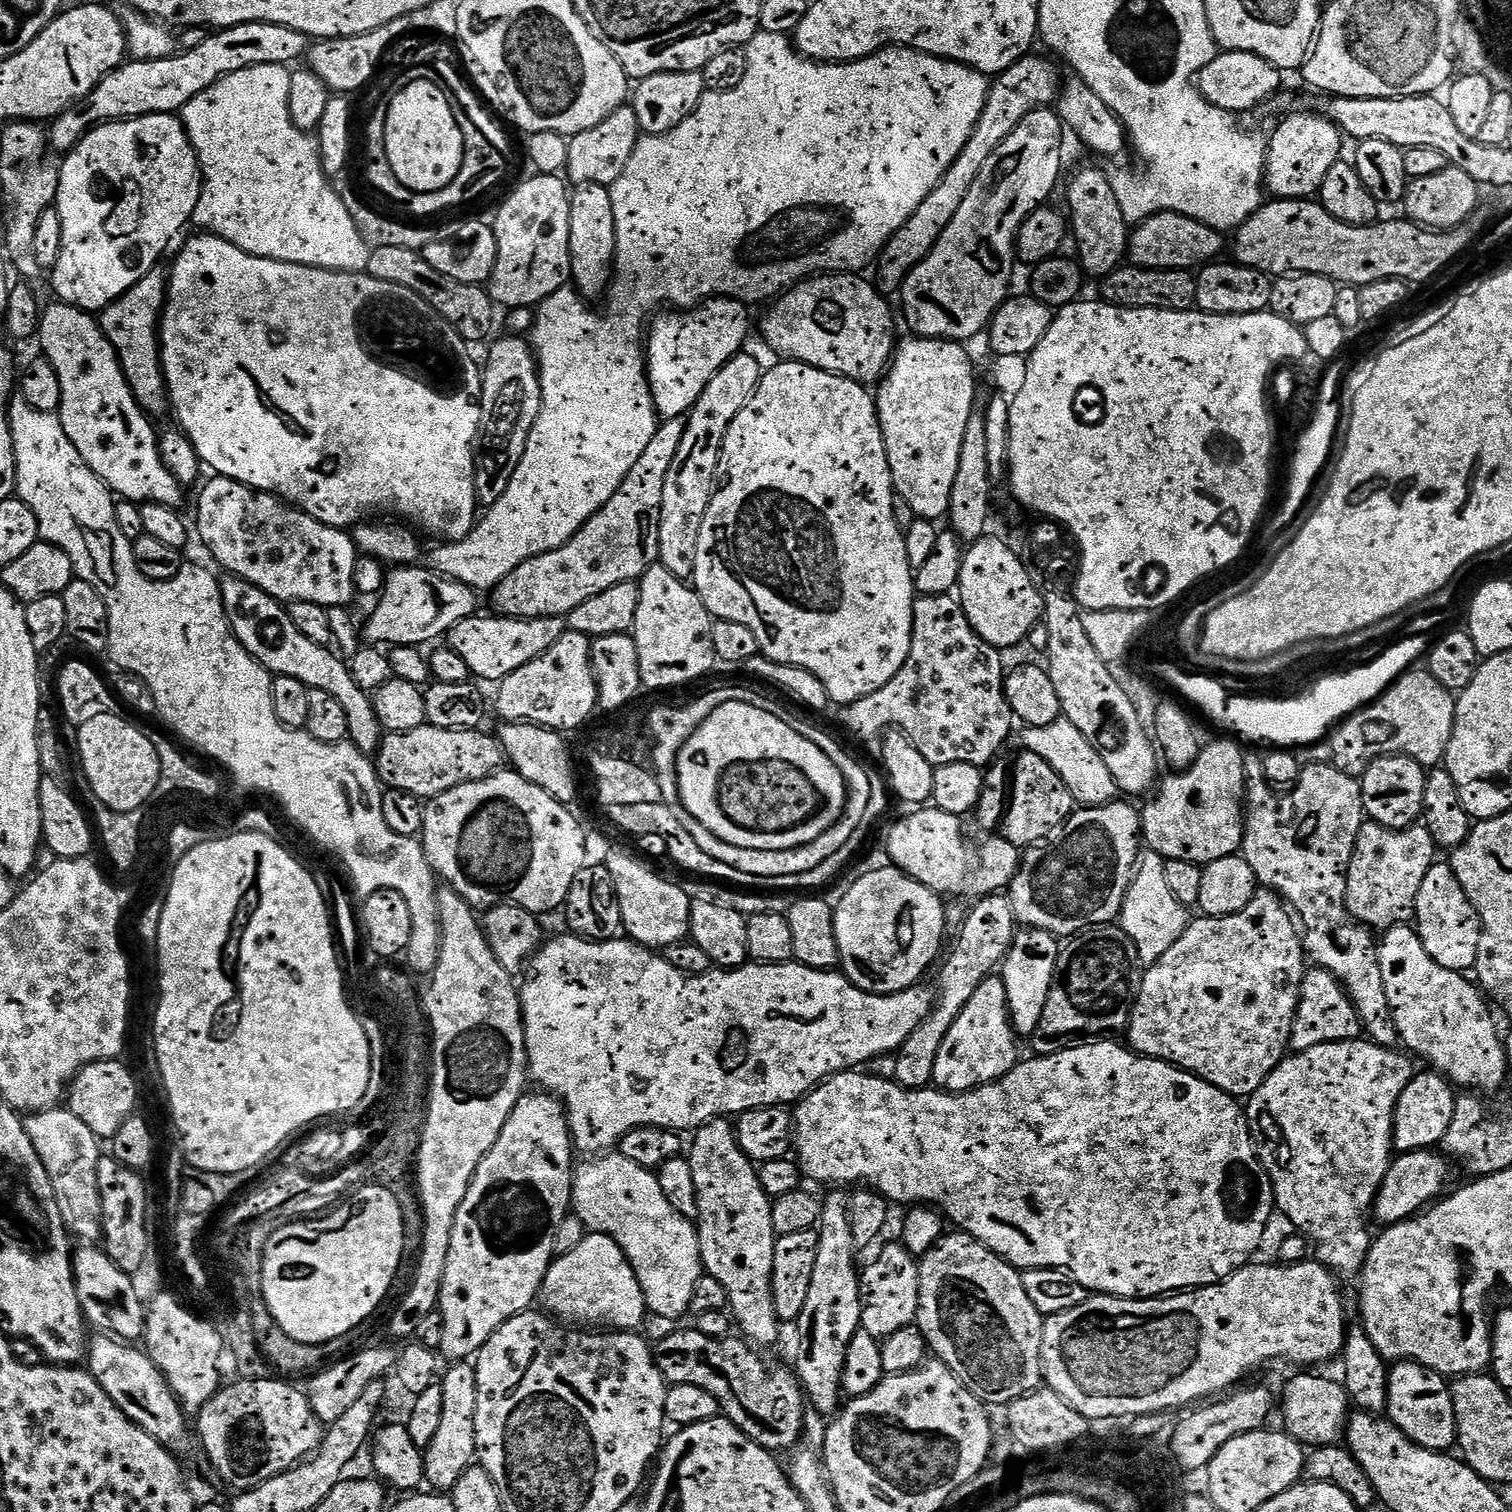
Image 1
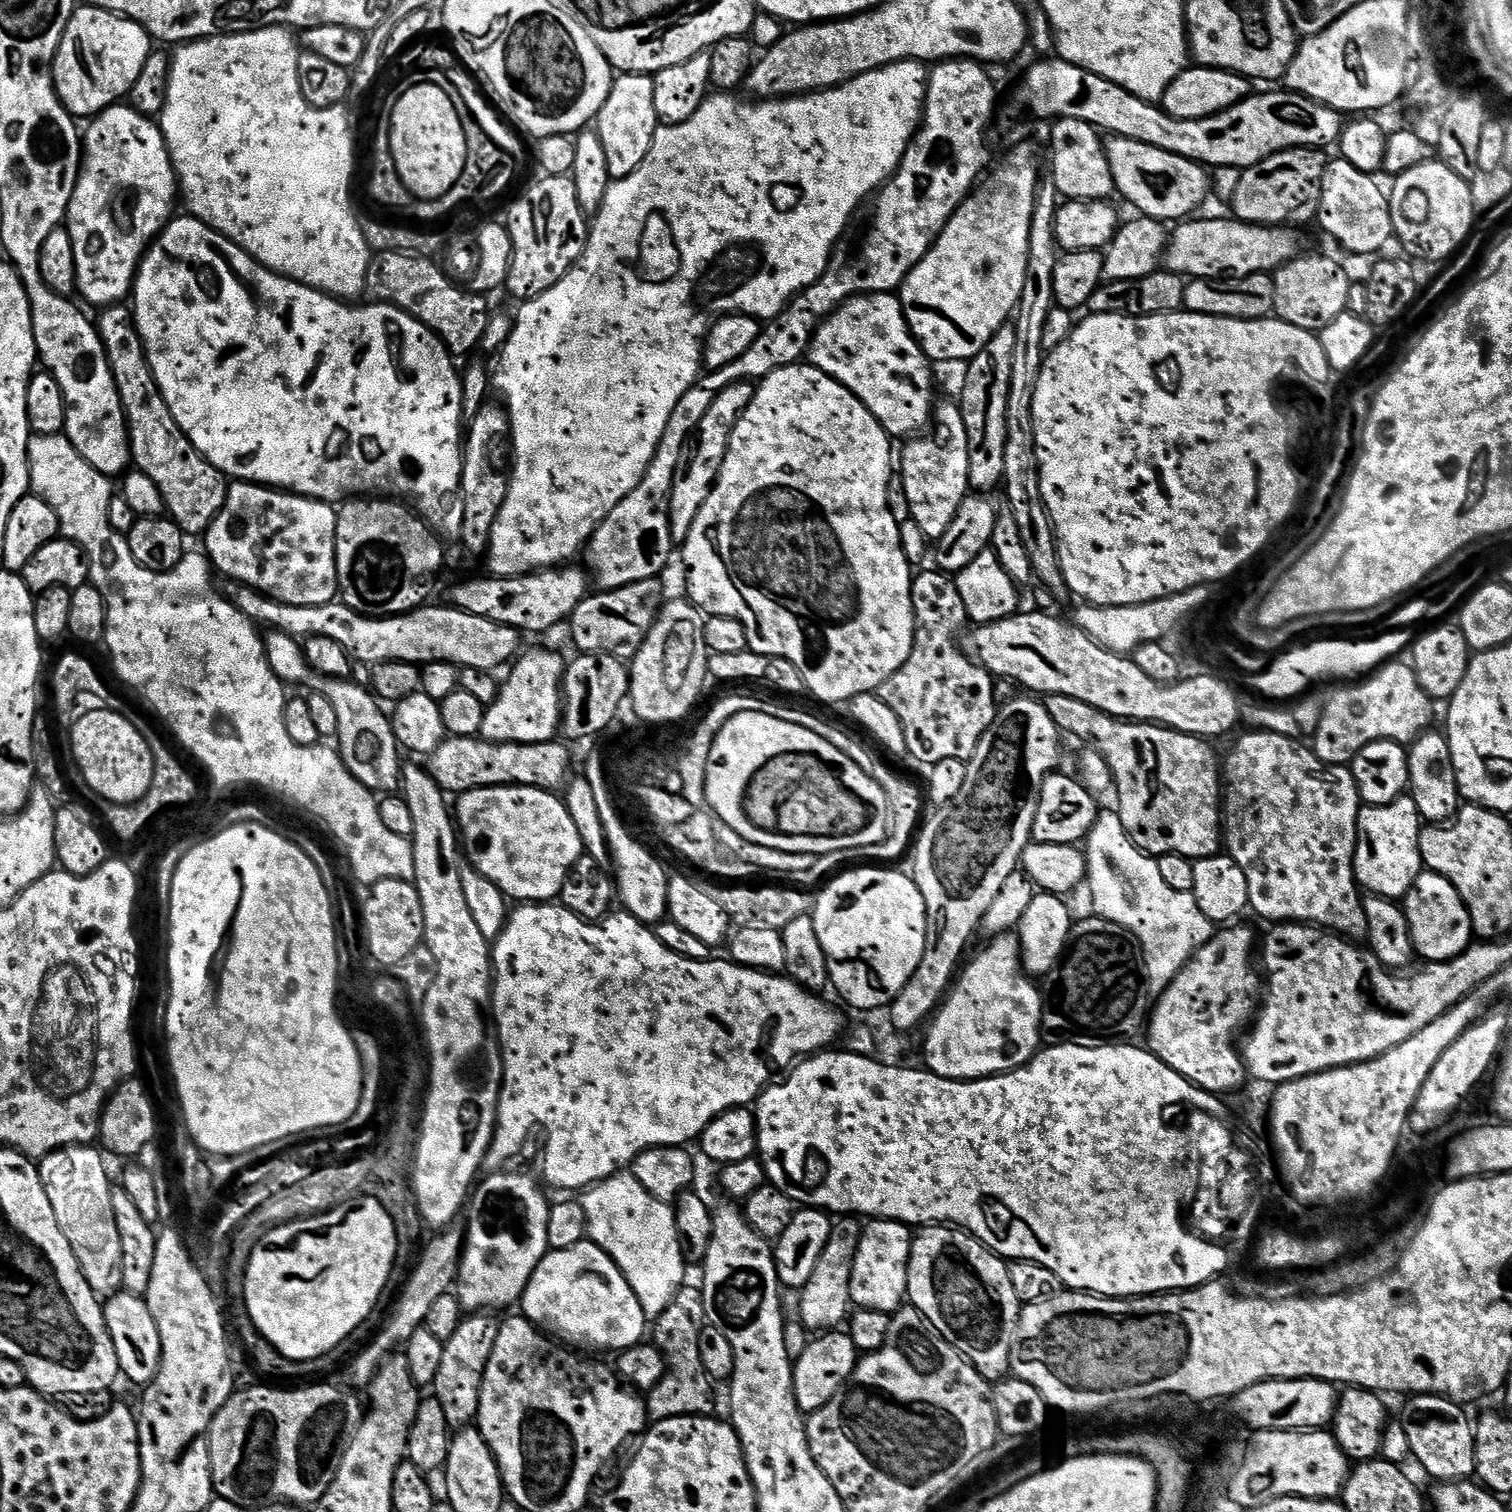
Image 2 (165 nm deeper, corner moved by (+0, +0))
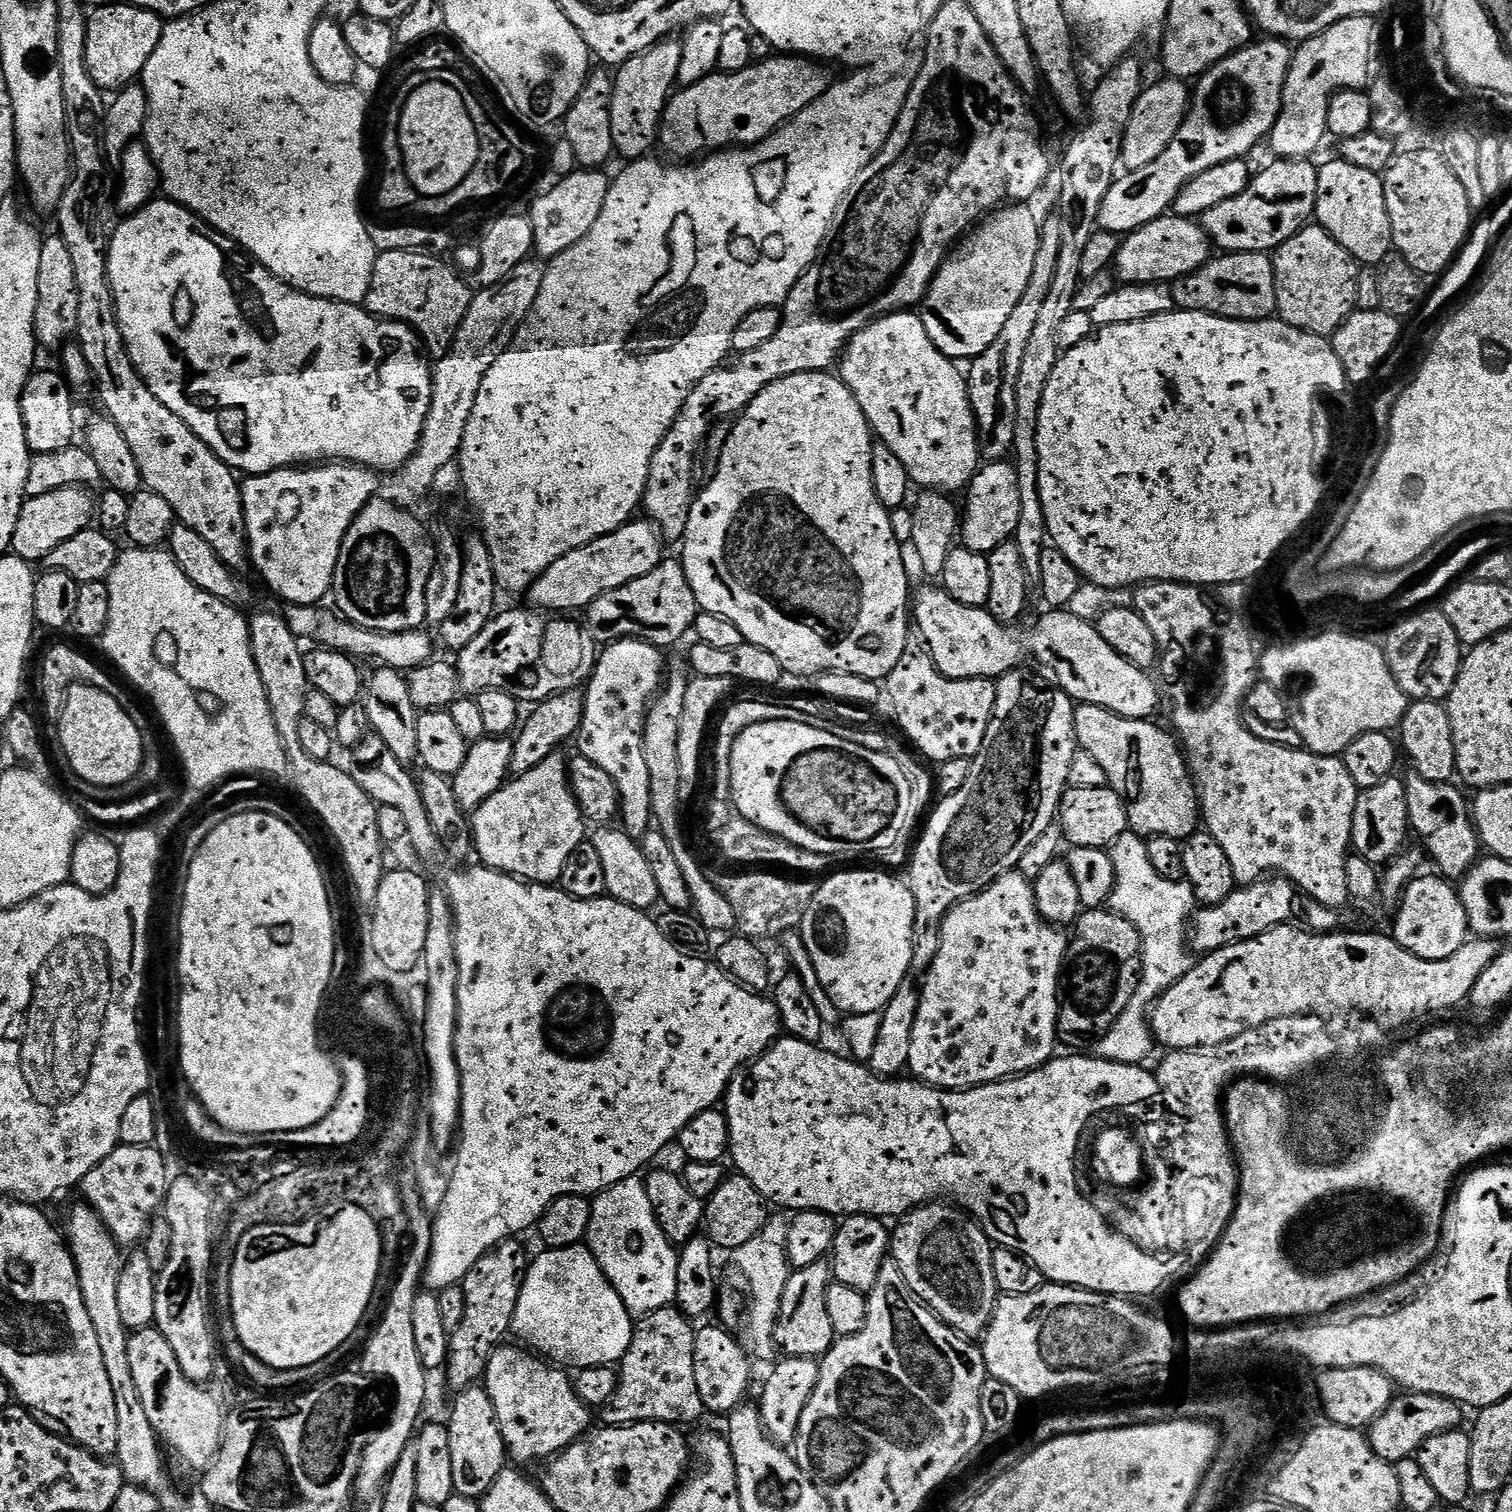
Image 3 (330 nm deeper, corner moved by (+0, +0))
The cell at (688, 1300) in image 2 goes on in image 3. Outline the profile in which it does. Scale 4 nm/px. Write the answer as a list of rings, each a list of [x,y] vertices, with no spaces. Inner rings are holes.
[[[669,1306],[654,1310],[648,1316],[641,1316],[635,1321],[632,1341],[623,1360],[618,1365],[619,1381],[616,1393],[602,1408],[603,1423],[608,1426],[641,1424],[642,1422],[662,1422],[685,1426],[706,1416],[702,1394],[698,1394],[698,1381],[694,1378],[694,1338],[696,1328],[693,1321],[680,1311],[679,1307]]]

